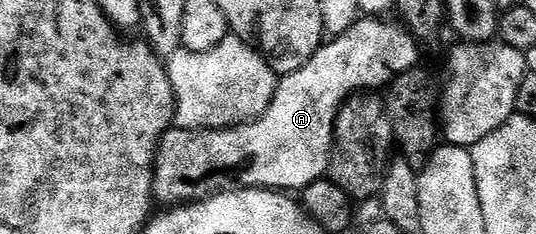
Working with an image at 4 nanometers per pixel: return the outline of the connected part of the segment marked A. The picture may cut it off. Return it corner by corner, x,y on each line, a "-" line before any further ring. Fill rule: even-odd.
364,16
361,17
359,22
354,24
354,28
329,37
324,45
318,48
318,52
314,52
314,56
310,56
310,60
306,60
306,64
302,68
298,68
298,72
283,75
277,81
276,91
266,108
266,112
261,118
256,118
253,122
244,122
241,126
229,126
226,130
181,130
179,128
173,128
166,131
160,141
160,147
156,150
156,171
154,172
154,184
152,185
155,201
157,203
165,202
163,204
165,207
175,208
189,202
201,202
204,198
211,198
213,194
223,194
224,191
233,188
255,188
258,190
274,190
277,192
303,192
310,184
314,184
320,178
325,177
329,173
332,165
332,147
336,145
336,121
338,120
338,112
344,107
345,102
354,94
376,92
381,88
387,87
399,74
411,70
413,66
421,61
421,47
418,45
416,39
412,37
412,33
409,32
407,26
401,24
399,21
396,21
397,23
387,21
390,20
384,16

